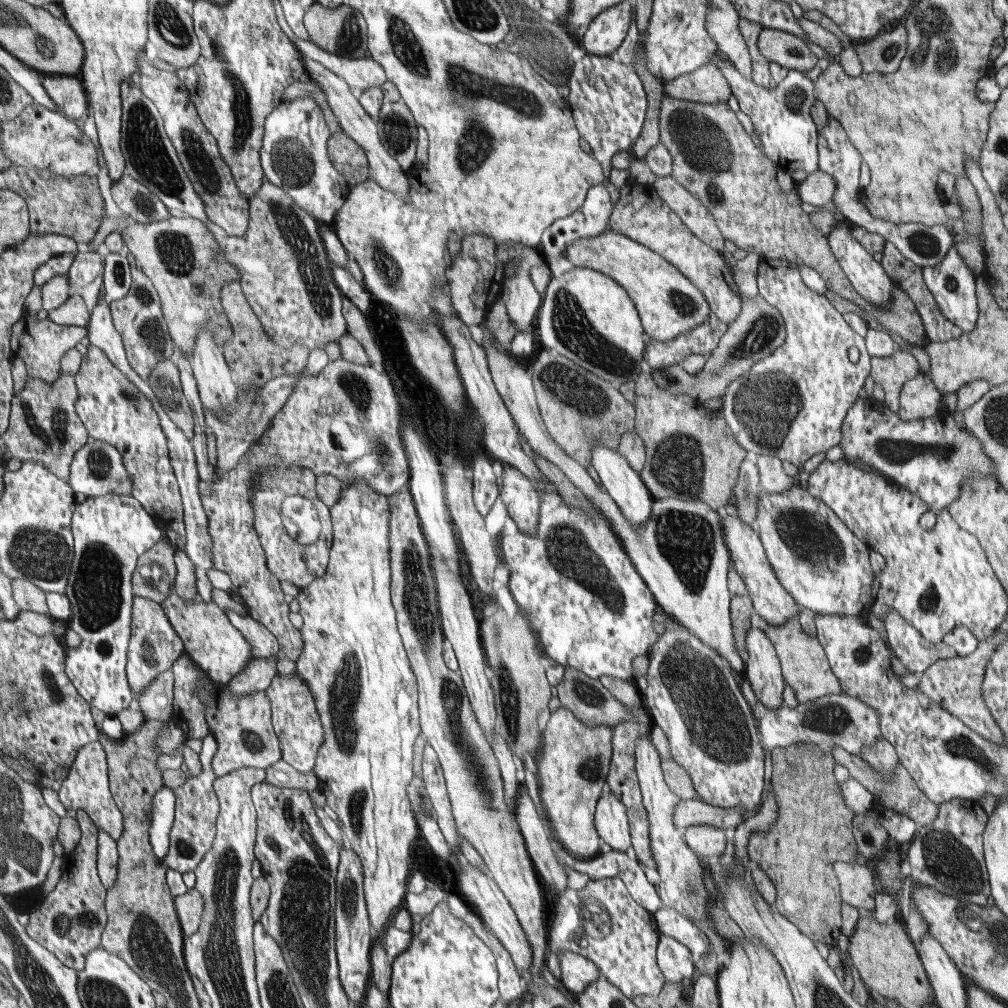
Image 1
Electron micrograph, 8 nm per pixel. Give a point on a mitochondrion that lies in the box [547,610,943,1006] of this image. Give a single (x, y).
(718, 725)

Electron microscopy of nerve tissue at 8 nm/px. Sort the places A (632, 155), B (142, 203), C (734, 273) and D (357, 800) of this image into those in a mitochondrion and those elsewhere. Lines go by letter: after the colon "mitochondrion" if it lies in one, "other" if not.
A: other
B: mitochondrion
C: other
D: mitochondrion

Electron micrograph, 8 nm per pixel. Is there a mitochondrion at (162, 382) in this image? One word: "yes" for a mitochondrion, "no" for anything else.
yes

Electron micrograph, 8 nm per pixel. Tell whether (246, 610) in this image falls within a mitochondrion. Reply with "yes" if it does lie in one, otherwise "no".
no

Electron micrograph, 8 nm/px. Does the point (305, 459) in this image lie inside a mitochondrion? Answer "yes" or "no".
no

